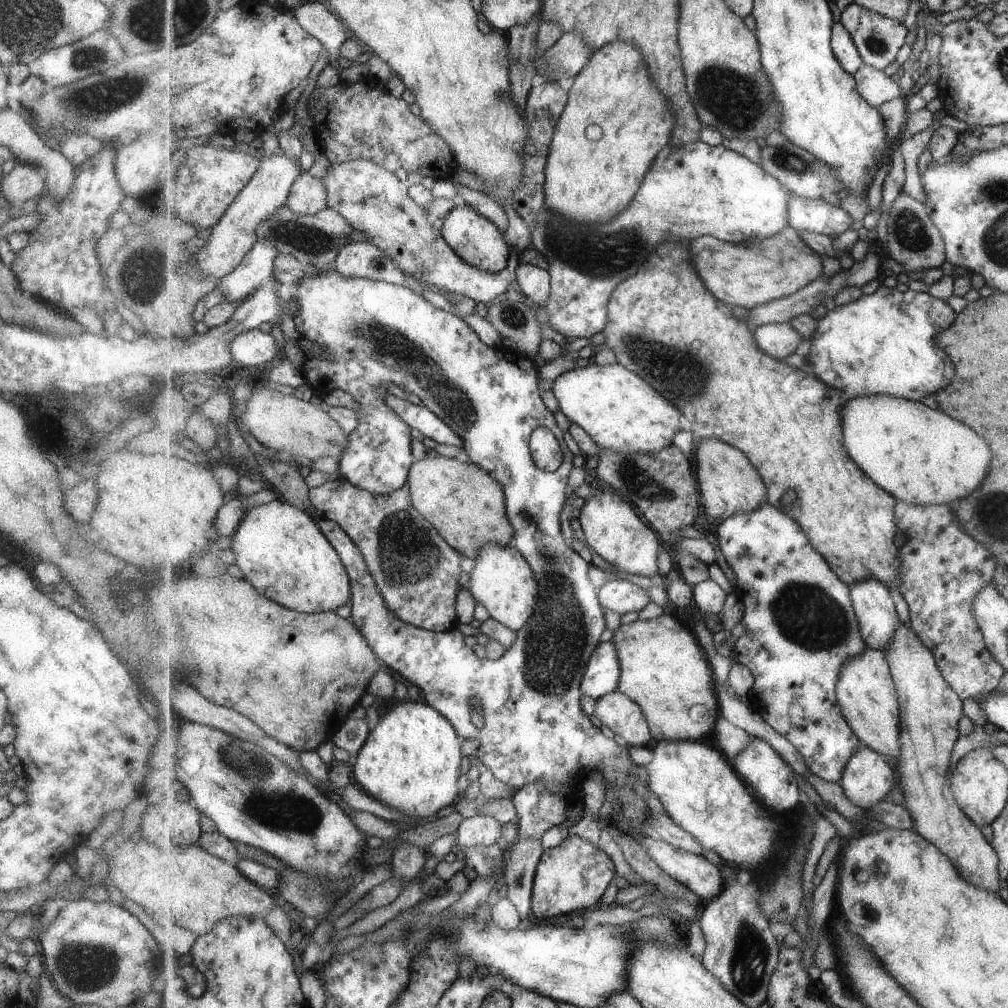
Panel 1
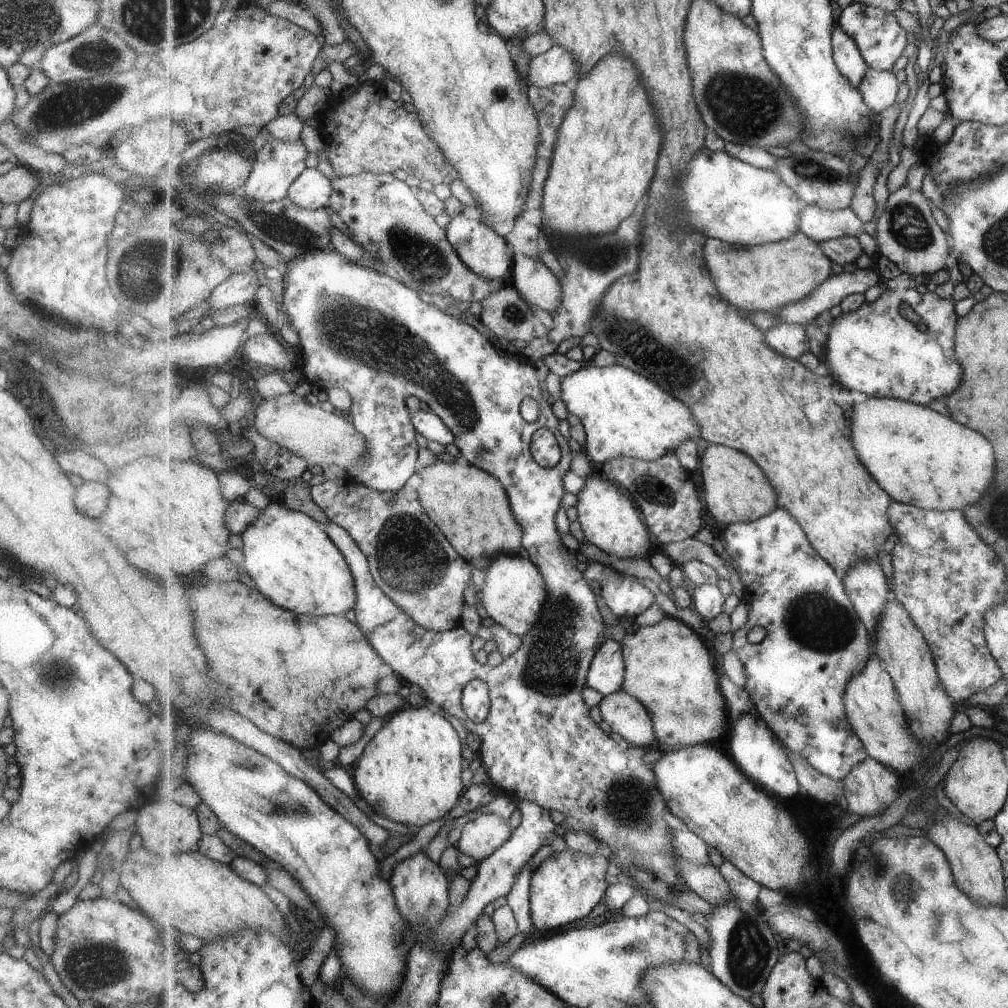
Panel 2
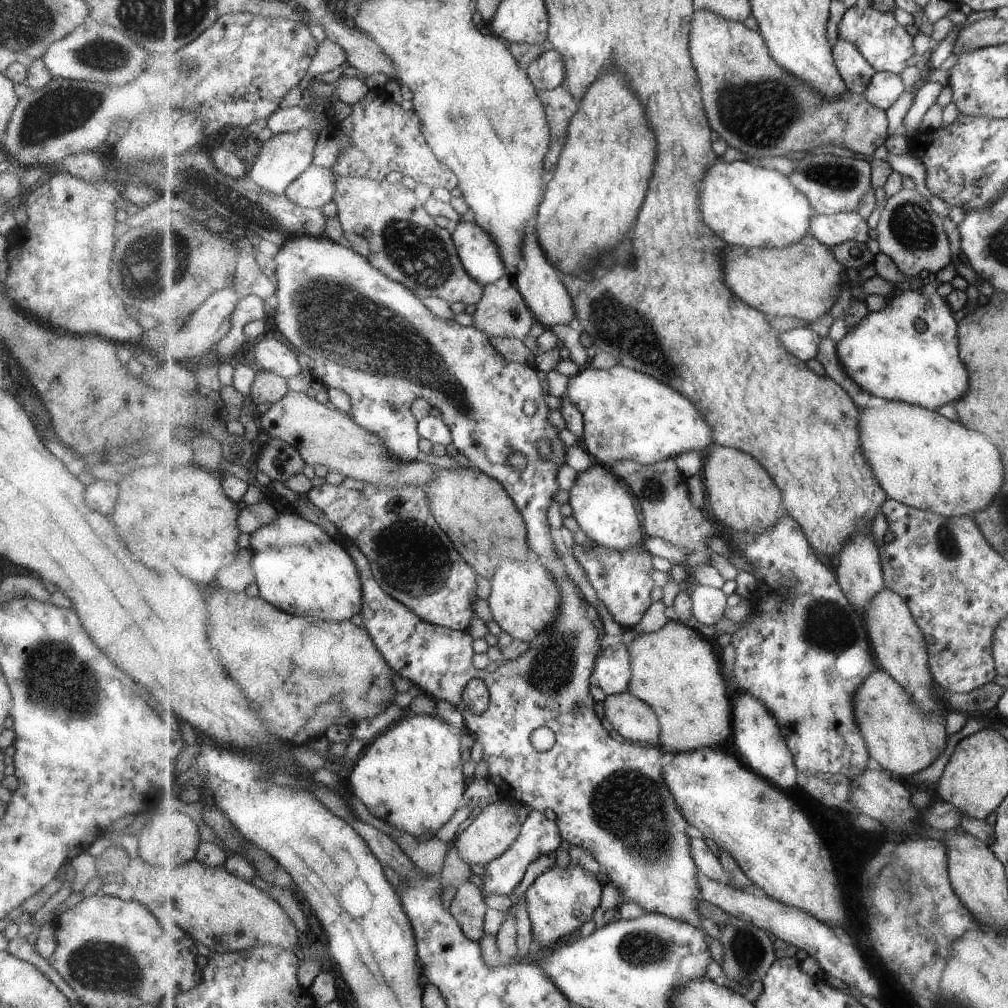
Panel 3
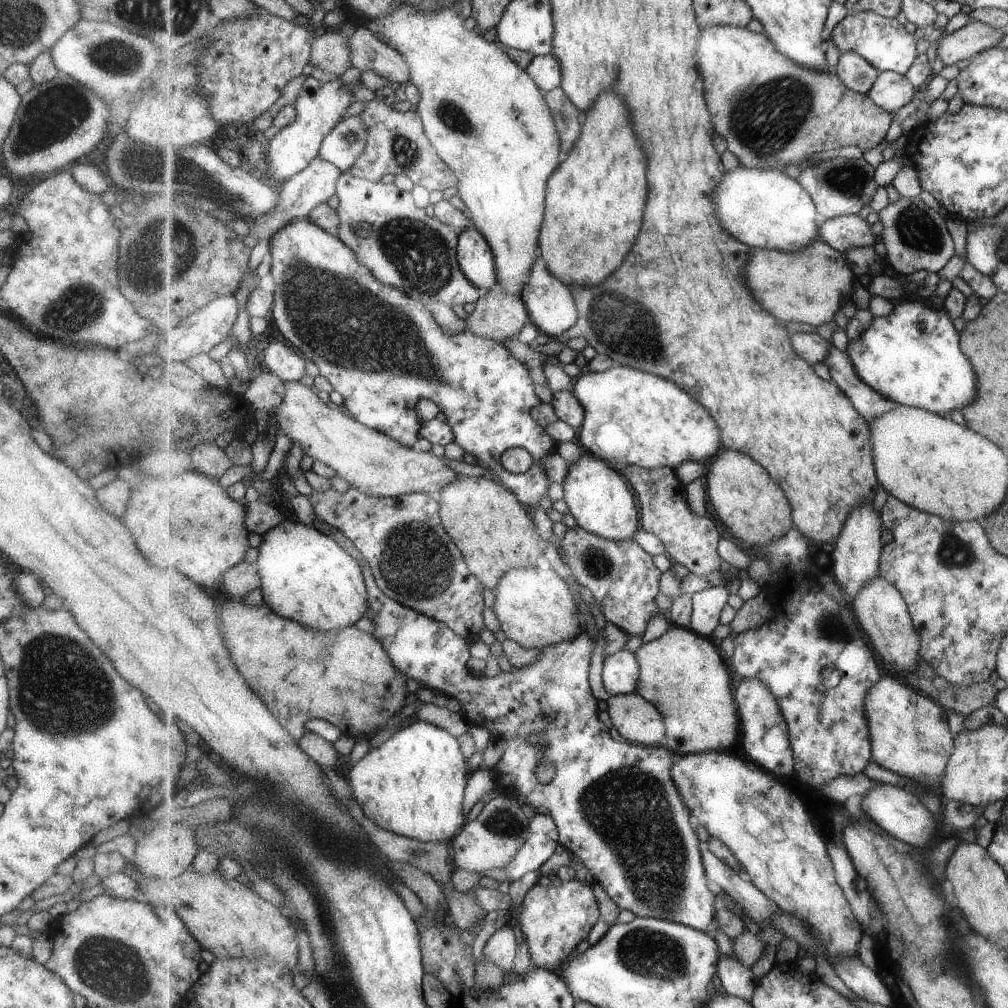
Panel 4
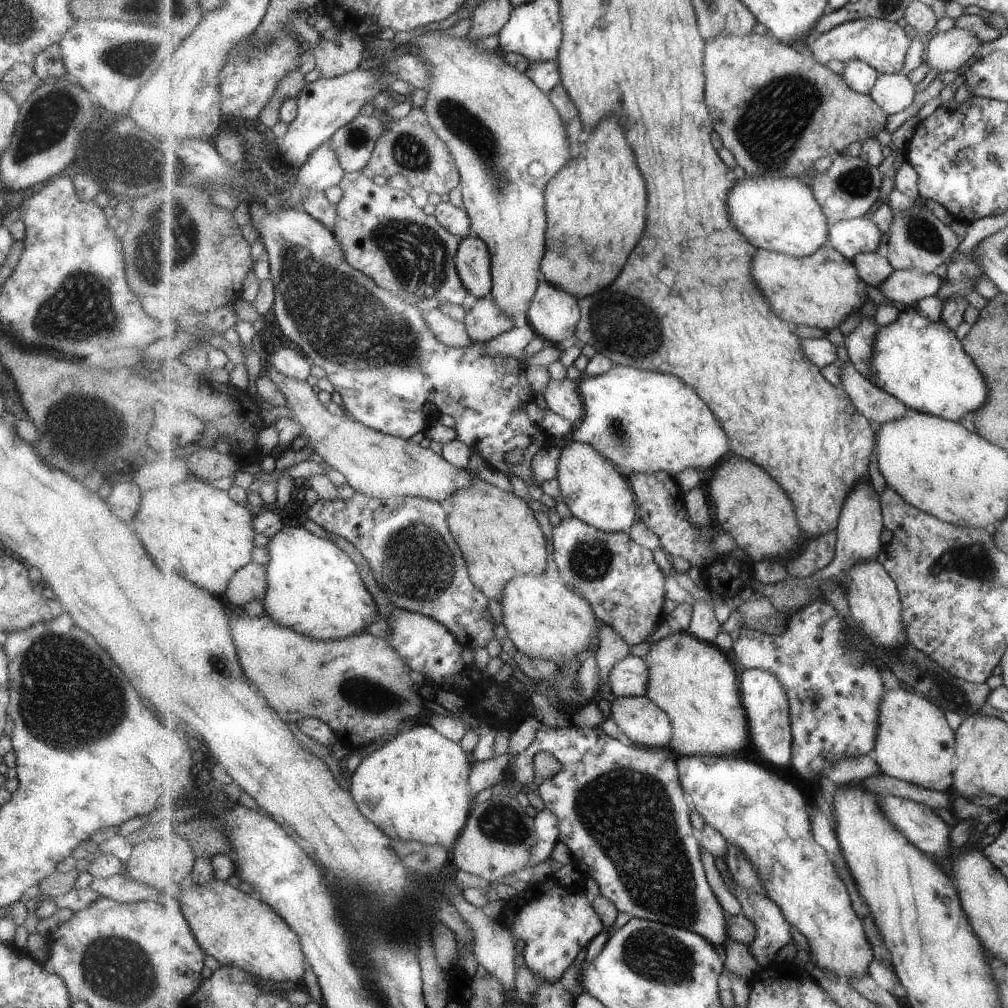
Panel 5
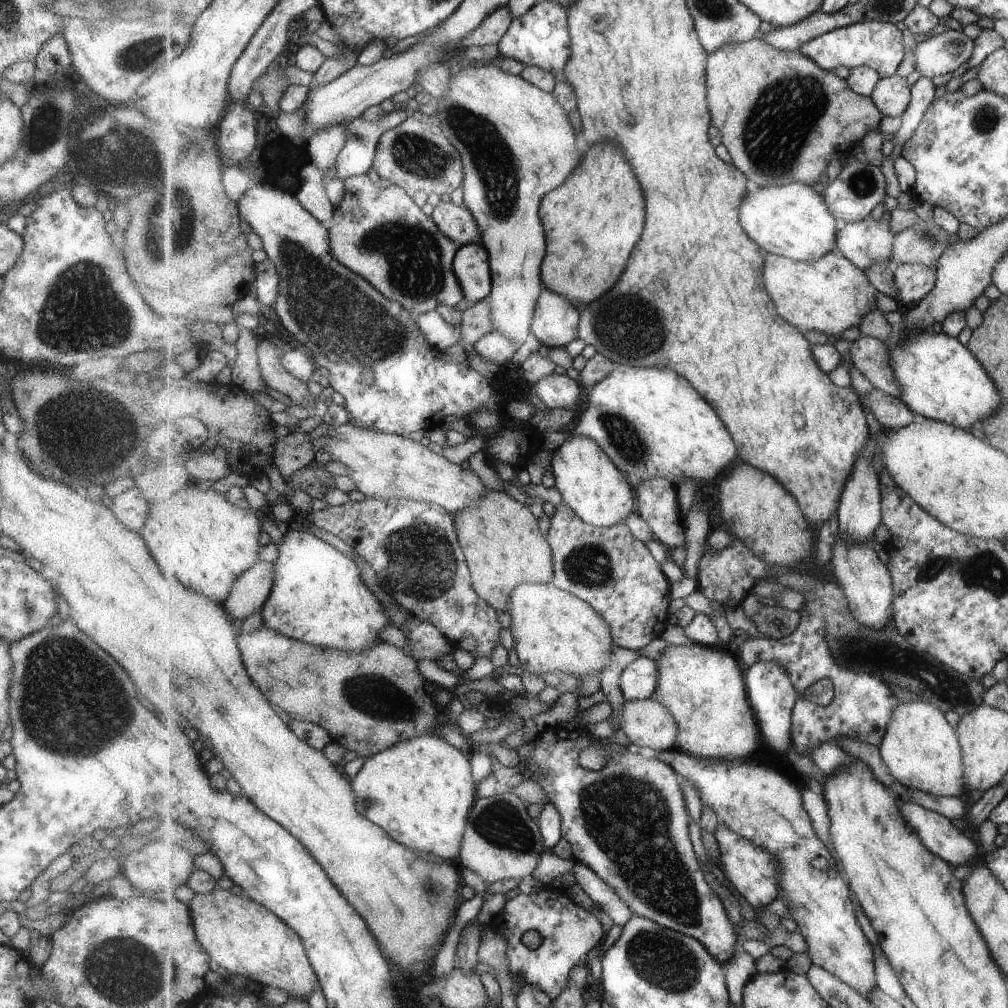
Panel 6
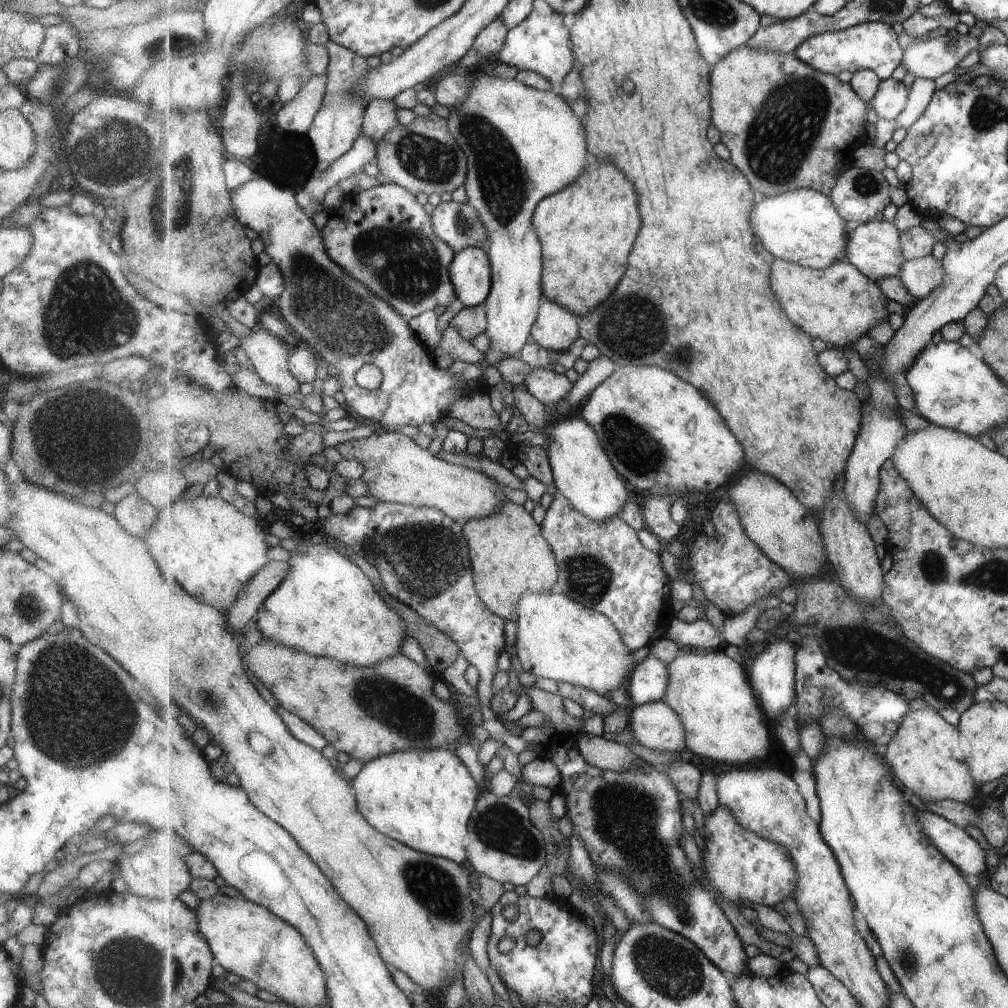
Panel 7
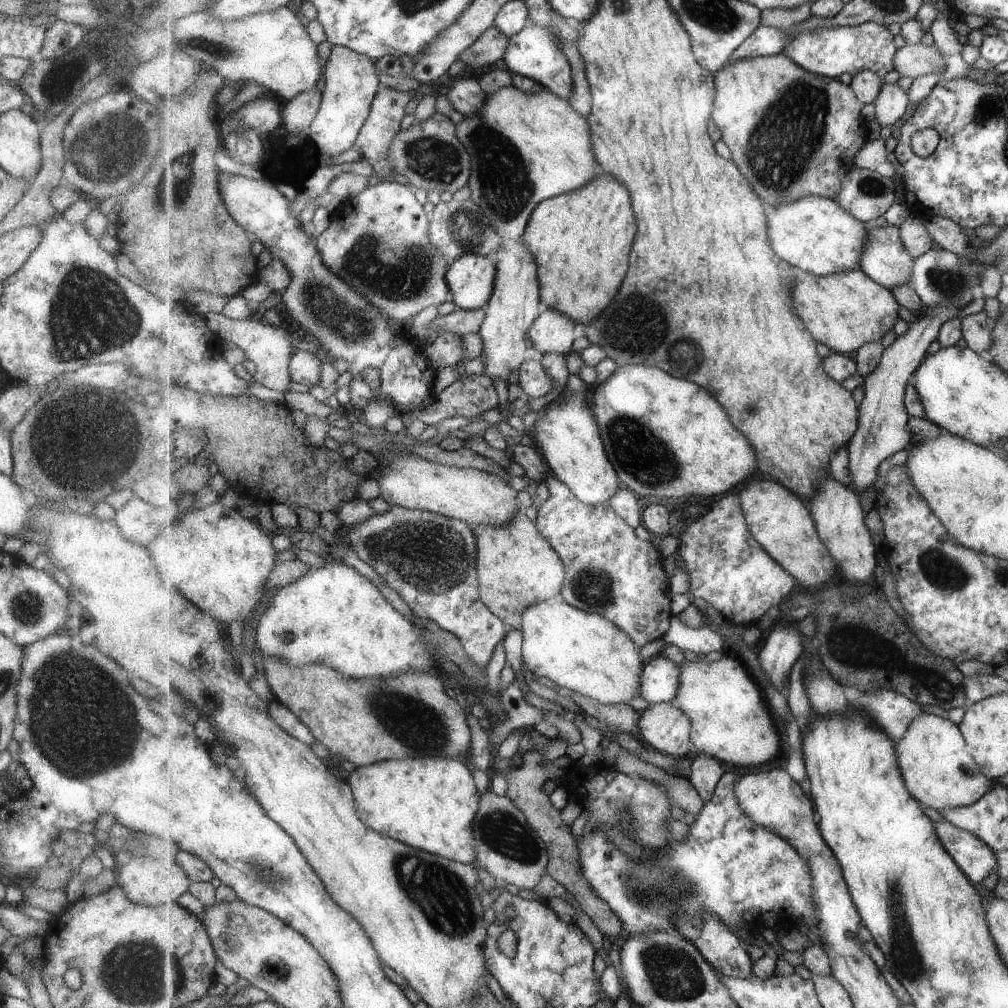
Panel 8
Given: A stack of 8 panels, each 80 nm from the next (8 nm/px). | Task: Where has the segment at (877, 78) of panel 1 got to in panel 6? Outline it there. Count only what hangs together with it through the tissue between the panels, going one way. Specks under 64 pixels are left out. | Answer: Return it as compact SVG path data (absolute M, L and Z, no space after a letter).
M897 75L882 78L875 86L872 99L885 117L901 117L909 108L912 85Z

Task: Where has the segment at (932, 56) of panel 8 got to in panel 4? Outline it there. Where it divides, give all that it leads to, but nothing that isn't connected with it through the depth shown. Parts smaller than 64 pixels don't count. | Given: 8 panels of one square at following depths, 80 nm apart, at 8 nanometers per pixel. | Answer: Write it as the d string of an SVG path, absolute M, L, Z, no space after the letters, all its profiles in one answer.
M979 20L939 38L936 54L943 65L959 64L961 60L971 59L981 50L991 49L1003 40L1006 34L1001 29L991 28Z

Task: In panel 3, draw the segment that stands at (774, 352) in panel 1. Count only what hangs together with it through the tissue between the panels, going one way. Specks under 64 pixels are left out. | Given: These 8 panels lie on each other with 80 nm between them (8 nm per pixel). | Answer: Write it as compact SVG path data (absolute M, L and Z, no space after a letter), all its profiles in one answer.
M796 328L780 334L782 345L798 359L809 362L820 354L821 337L807 328Z

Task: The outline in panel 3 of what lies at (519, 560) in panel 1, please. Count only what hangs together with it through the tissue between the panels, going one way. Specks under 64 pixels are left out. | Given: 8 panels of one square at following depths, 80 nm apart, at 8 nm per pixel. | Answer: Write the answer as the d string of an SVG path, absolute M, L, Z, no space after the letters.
M529 560L527 563L505 561L489 580L491 591L487 602L493 619L498 626L513 638L532 643L548 626L551 626L561 614L562 590L554 574L544 565Z

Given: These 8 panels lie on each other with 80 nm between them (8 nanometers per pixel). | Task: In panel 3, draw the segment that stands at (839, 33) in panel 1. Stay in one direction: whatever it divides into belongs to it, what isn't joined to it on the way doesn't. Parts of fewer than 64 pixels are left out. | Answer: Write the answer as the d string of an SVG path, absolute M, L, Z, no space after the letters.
M837 38L833 48L836 67L851 93L864 94L871 79L878 73L876 68L863 56L857 45Z

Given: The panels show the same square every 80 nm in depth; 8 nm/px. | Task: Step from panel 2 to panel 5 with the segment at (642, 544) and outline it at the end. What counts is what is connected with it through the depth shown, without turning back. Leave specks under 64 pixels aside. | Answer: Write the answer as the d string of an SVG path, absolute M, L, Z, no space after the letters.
M573 440L569 447L561 449L557 470L558 493L573 516L608 533L627 531L640 520L628 476L592 444Z

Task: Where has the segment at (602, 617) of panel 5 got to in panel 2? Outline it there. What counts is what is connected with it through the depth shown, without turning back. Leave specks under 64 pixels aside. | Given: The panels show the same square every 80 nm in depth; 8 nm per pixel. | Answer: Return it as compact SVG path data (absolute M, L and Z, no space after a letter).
M590 563L589 580L593 580L593 588L600 592L610 611L618 618L637 618L647 611L655 602L656 596L647 588L641 576L619 572L609 564Z

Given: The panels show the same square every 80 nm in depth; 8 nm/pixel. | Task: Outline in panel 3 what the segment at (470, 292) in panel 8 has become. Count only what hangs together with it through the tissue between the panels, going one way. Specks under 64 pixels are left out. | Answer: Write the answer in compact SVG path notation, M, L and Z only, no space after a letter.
M461 221L452 229L453 242L465 270L485 287L508 275L494 238L480 225Z

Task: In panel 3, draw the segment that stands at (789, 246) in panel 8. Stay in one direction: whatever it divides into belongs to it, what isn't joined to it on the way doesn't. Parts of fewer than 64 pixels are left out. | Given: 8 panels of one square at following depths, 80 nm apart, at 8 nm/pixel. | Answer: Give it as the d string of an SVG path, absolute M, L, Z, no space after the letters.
M722 158L708 168L702 183L700 201L705 222L719 236L725 236L729 244L741 245L745 248L787 248L789 245L800 243L810 234L812 218L816 214L809 197L797 188L789 176L772 168L749 164L747 161L729 163Z

